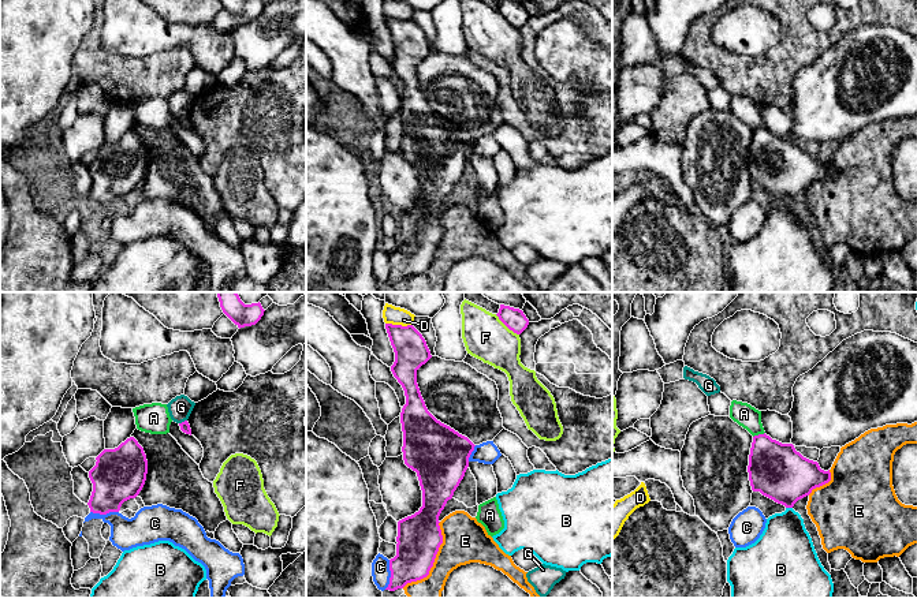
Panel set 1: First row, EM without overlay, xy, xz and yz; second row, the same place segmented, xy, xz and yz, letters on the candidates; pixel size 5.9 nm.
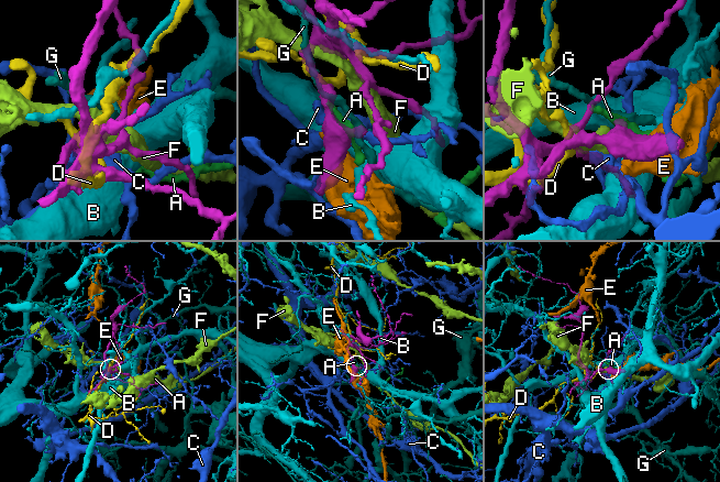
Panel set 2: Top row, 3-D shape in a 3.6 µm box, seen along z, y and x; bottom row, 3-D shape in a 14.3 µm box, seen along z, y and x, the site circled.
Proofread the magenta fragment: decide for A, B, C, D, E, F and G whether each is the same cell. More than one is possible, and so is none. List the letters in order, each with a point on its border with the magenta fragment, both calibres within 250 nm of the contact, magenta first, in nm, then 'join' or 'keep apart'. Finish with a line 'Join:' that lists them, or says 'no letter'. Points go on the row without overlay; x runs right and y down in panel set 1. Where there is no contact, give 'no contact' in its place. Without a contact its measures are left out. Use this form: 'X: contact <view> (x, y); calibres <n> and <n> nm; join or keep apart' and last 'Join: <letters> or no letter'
A: contact yz (759, 129); calibres 320 and 140 nm; keep apart
B: contact yz (789, 201); calibres 320 and 340 nm; keep apart
C: contact xz (391, 269); calibres 240 and 110 nm; keep apart
D: contact xz (398, 19); calibres 200 and 110 nm; keep apart
E: contact xz (433, 255); calibres 260 and 260 nm; keep apart
F: contact xz (507, 21); calibres 130 and 260 nm; keep apart
G: contact xy (182, 116); calibres 60 and 140 nm; keep apart
Join: no letter

